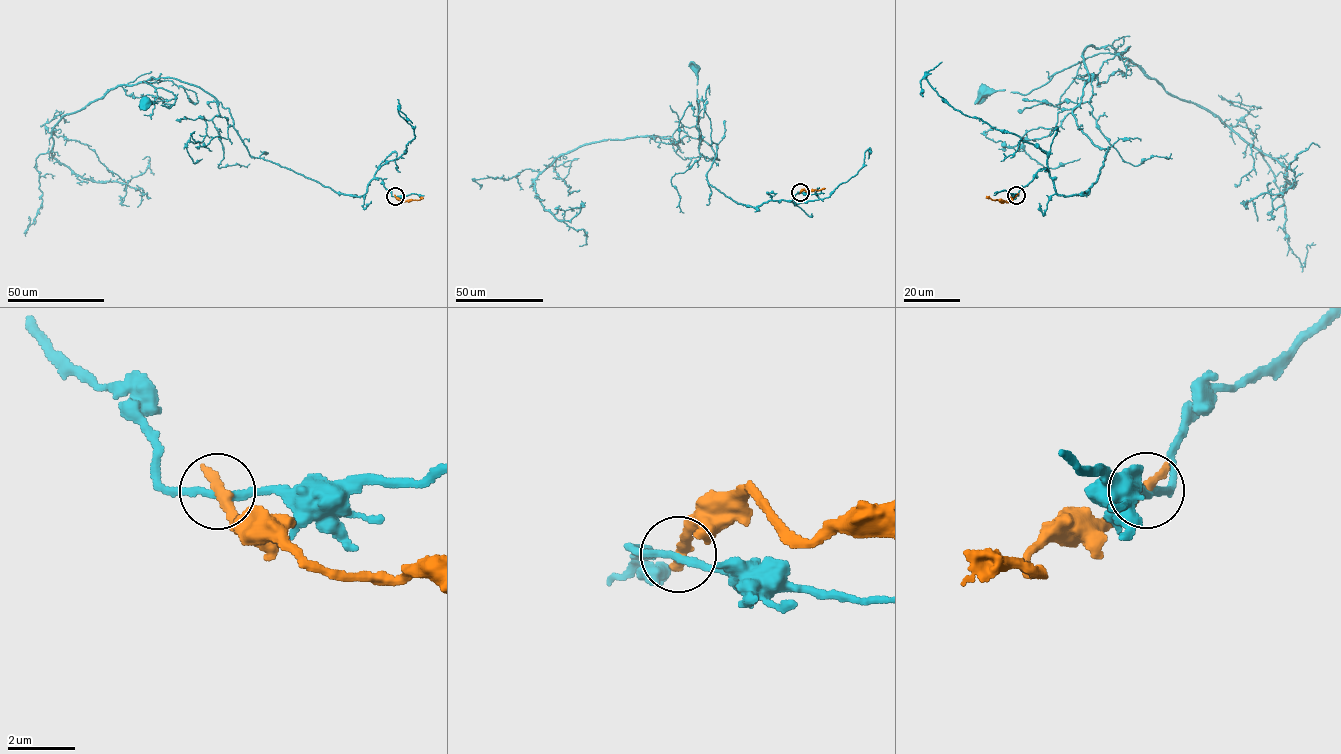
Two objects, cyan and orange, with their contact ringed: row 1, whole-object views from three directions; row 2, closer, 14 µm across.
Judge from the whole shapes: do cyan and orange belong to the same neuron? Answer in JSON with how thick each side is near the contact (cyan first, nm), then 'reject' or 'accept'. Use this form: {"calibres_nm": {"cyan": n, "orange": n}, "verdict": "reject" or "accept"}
{"calibres_nm": {"cyan": 200, "orange": 360}, "verdict": "reject"}

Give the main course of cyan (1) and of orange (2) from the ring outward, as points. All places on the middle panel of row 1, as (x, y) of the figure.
1: (800, 192), (738, 204), (708, 183), (719, 159), (711, 146), (669, 138), (699, 119), (696, 68)
2: (800, 192), (803, 189), (825, 188)

